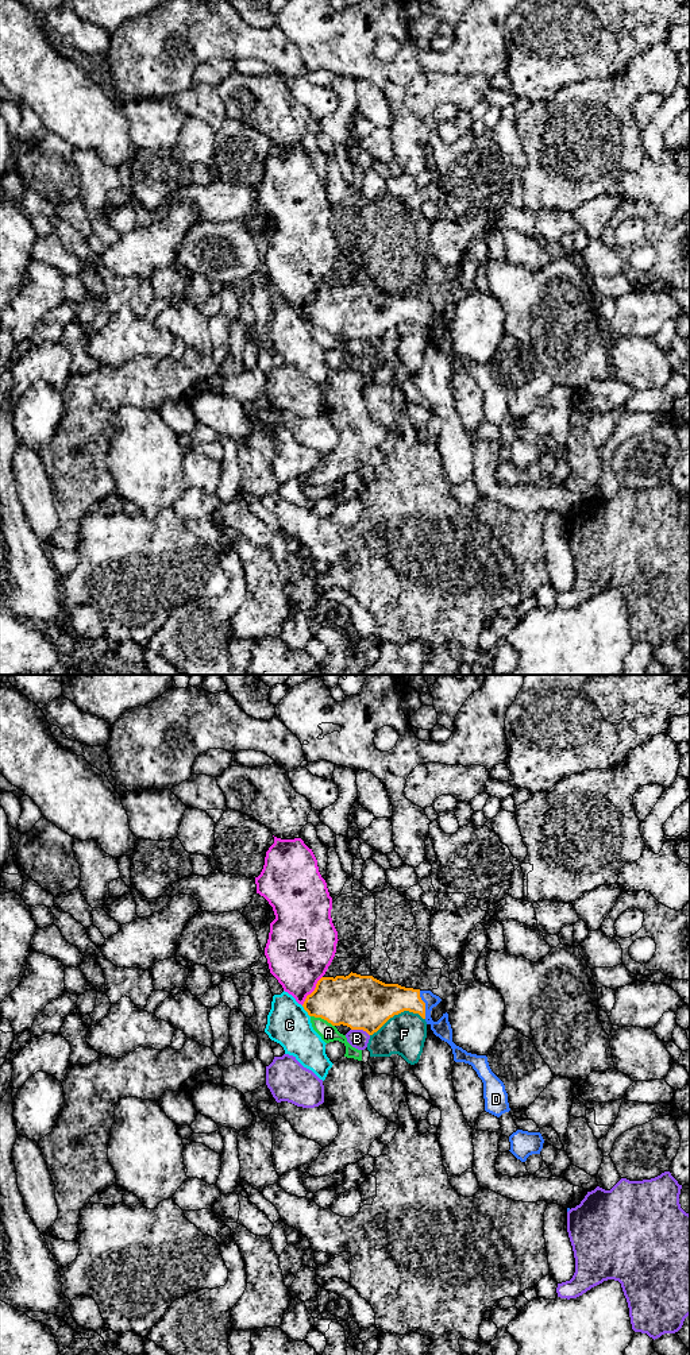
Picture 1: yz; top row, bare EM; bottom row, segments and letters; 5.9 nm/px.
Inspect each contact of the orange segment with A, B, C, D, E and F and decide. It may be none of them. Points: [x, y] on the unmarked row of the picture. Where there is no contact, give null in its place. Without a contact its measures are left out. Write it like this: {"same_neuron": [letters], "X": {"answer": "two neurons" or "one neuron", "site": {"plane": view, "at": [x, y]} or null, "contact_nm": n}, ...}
{"same_neuron": ["D"], "A": {"answer": "two neurons", "site": {"plane": "yz", "at": [323, 327]}, "contact_nm": 160}, "B": {"answer": "two neurons", "site": {"plane": "yz", "at": [361, 338]}, "contact_nm": 120}, "C": {"answer": "two neurons", "site": {"plane": "yz", "at": [305, 319]}, "contact_nm": 90}, "D": {"answer": "one neuron", "site": {"plane": "yz", "at": [424, 313]}, "contact_nm": 170}, "E": {"answer": "two neurons", "site": {"plane": "yz", "at": [313, 300]}, "contact_nm": 220}, "F": {"answer": "two neurons", "site": {"plane": "yz", "at": [397, 323]}, "contact_nm": 340}}

